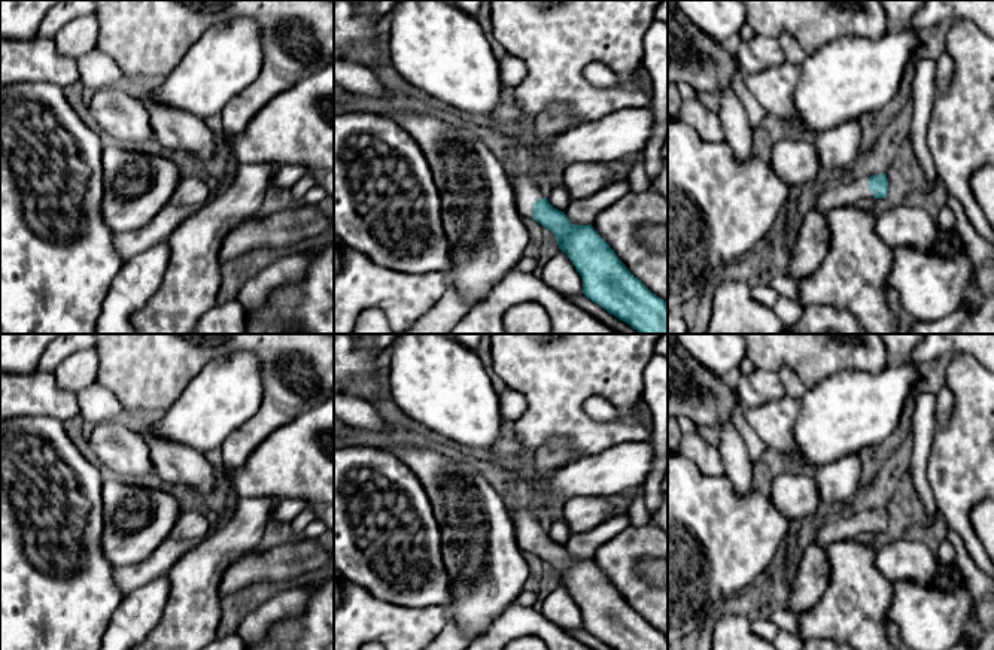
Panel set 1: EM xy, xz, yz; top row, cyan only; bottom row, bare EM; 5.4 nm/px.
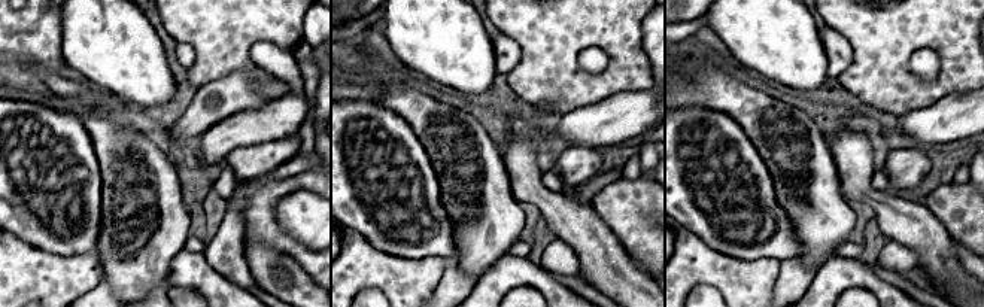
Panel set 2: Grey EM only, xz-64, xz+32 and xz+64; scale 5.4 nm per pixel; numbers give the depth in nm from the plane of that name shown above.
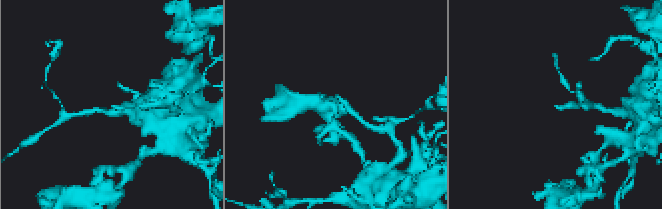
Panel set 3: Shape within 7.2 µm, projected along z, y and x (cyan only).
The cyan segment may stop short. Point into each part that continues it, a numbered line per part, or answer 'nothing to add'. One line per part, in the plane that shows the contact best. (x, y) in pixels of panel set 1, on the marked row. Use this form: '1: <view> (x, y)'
1: xz (526, 178)

